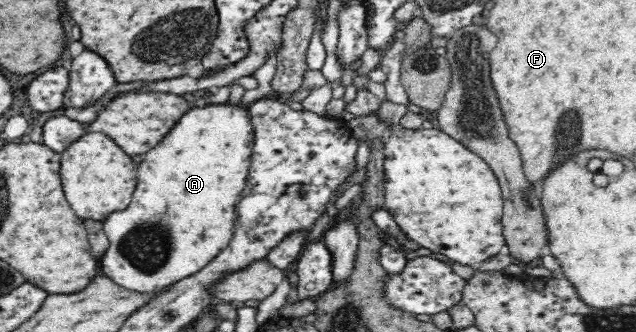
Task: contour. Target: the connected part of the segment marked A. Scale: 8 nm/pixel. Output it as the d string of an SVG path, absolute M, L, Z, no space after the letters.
M209 103L203 106L195 105L191 109L187 109L187 113L181 117L181 121L171 129L169 135L165 135L165 139L159 142L157 147L153 147L149 153L145 153L143 163L137 167L137 189L133 193L133 201L125 211L119 213L111 213L105 219L105 235L109 237L109 245L106 252L103 254L100 269L105 269L105 275L109 279L113 279L121 288L131 289L133 291L159 291L161 287L167 287L183 277L189 277L197 271L201 271L213 257L217 257L222 249L227 247L228 243L233 238L235 227L235 205L239 201L243 188L246 186L246 181L249 175L250 165L252 162L252 153L254 146L254 127L251 123L251 114L247 107L239 103Z

